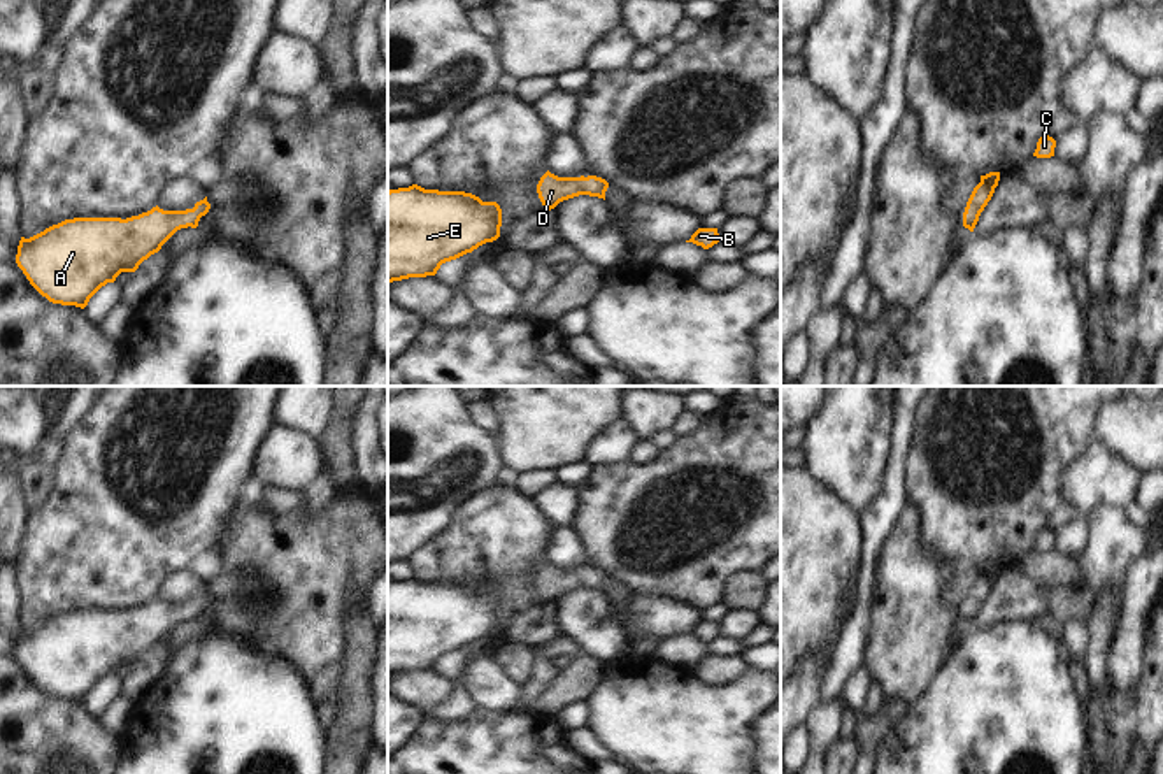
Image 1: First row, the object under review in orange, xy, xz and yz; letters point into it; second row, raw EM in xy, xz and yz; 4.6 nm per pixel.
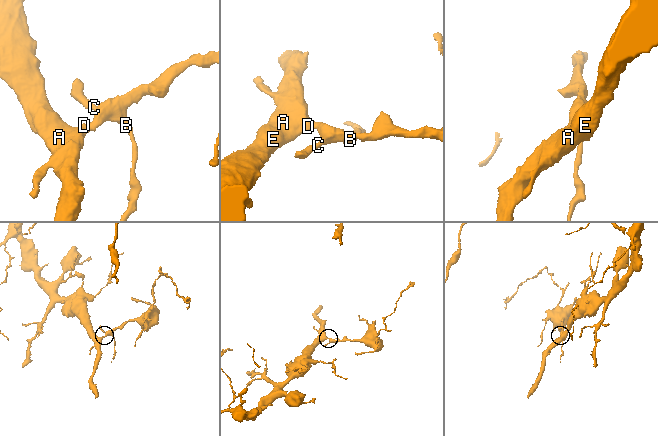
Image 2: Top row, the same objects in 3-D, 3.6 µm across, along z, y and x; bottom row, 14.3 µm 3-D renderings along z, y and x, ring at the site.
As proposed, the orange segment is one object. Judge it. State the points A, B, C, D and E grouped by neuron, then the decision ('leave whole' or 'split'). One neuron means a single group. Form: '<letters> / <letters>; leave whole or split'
A B C D E; leave whole

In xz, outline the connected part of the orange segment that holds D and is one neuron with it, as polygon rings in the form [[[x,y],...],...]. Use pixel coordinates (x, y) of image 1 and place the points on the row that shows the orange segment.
[[[547,170],[537,184],[537,193],[544,209],[551,211],[560,202],[579,195],[589,195],[605,200],[607,188],[609,183],[596,176],[558,177]]]

